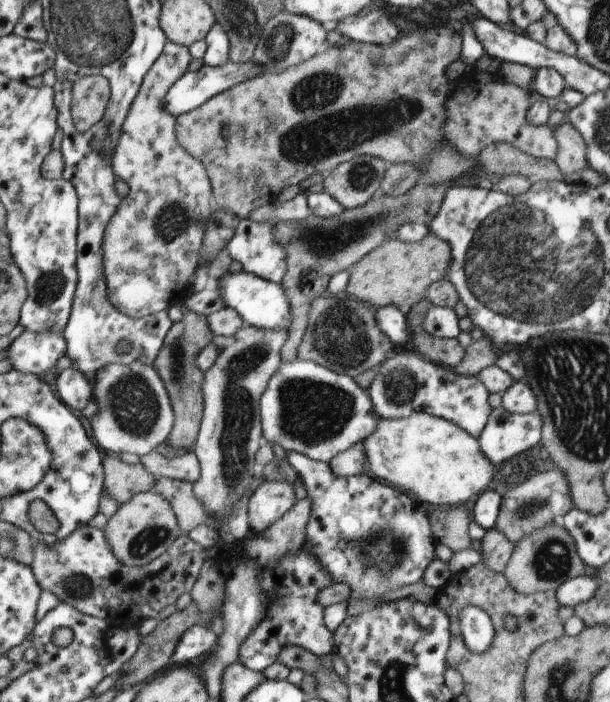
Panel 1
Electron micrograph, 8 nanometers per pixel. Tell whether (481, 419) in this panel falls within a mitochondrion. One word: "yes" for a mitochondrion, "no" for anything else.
no

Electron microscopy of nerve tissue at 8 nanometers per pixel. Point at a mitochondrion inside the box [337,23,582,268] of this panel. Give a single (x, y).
(362, 174)

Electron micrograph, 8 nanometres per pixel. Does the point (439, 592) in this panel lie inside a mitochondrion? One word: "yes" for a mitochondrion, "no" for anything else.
no

